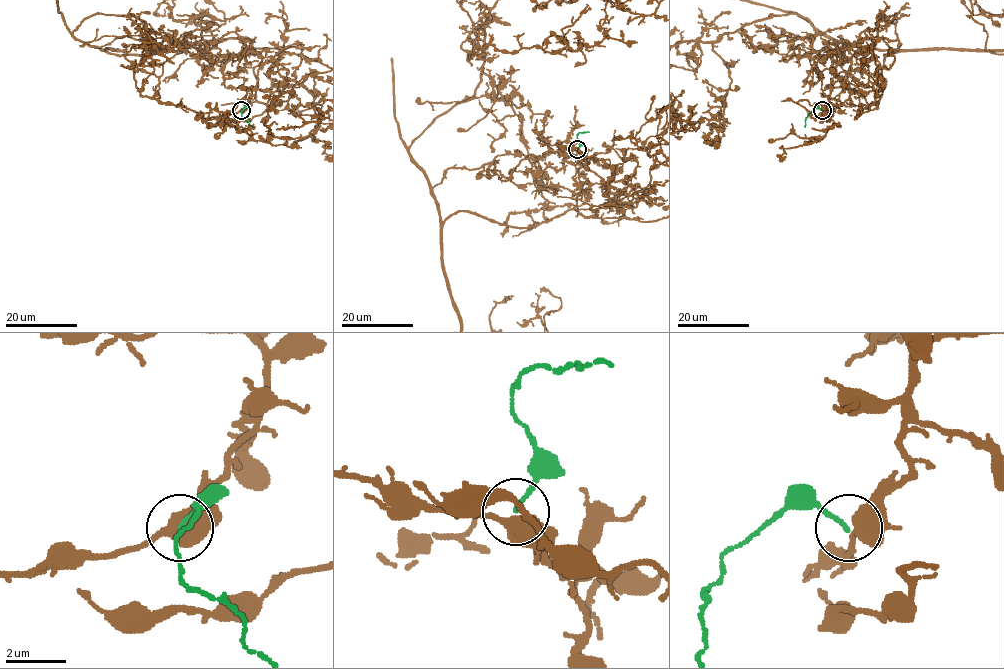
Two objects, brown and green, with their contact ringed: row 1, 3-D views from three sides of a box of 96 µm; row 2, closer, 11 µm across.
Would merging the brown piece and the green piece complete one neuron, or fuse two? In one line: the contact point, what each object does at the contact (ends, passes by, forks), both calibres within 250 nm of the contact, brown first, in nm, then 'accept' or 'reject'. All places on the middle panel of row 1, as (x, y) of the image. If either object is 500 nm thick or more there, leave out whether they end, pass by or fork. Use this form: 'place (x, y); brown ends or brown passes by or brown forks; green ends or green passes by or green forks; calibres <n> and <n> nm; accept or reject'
place (577, 149); calibres 550 and 150 nm; accept

